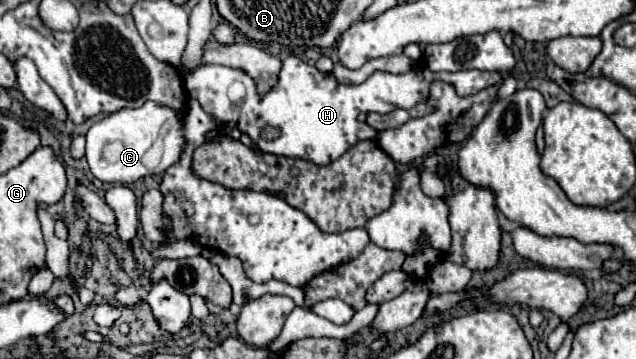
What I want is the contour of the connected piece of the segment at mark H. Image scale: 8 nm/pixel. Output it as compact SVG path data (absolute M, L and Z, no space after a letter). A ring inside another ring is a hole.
M288 57L282 61L282 71L278 85L266 93L258 95L254 81L238 69L224 65L202 65L194 73L184 75L184 87L192 99L198 99L202 109L210 113L218 123L234 123L234 127L248 135L250 141L264 153L300 157L316 165L328 165L338 159L348 147L360 140L376 140L377 132L360 132L360 113L390 113L394 109L412 109L414 105L428 99L430 83L440 79L450 83L460 97L472 97L486 87L500 85L512 77L512 73L488 73L488 71L458 71L458 73L430 73L424 65L412 67L408 73L372 73L362 85L342 85L332 73L322 73L310 67L300 57ZM244 89L244 93L236 91ZM266 125L280 129L280 137L266 141L262 131ZM348 143L348 145L346 145Z

